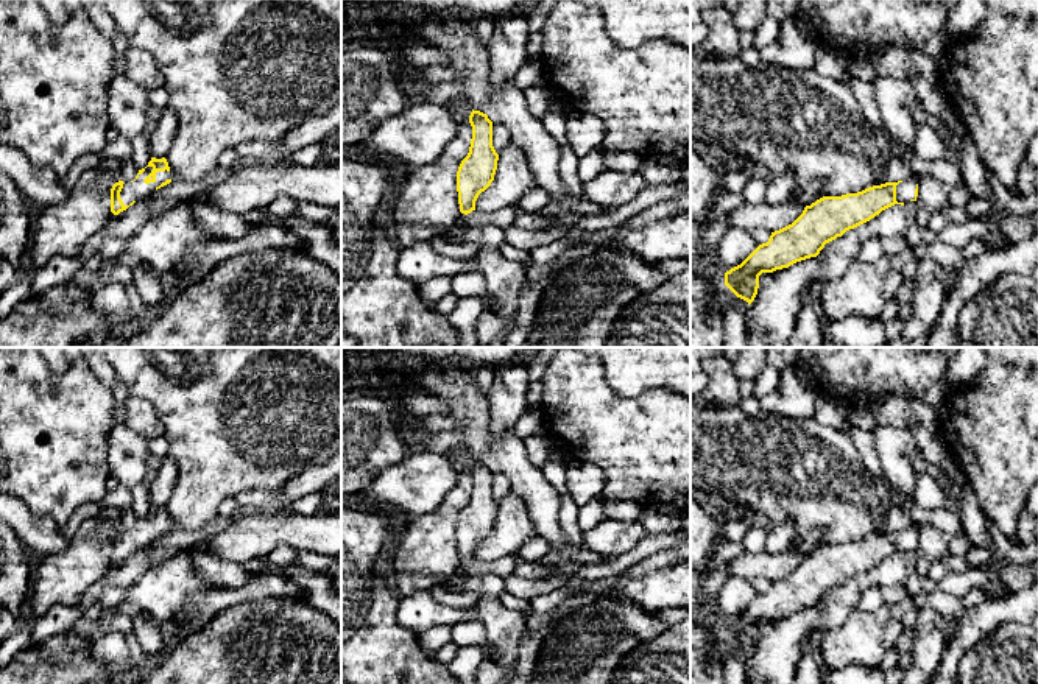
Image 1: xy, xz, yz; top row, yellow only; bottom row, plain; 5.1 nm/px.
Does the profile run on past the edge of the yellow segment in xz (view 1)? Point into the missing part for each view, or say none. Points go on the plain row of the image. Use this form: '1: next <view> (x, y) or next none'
1: next none

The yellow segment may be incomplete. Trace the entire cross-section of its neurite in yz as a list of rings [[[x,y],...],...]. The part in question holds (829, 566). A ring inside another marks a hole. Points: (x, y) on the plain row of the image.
[[[918,525],[885,531],[857,542],[823,545],[806,555],[789,575],[771,581],[740,614],[725,622],[725,634],[748,654],[759,637],[759,625],[817,606],[826,592],[842,586],[882,559],[906,550],[916,550]]]

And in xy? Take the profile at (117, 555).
[[[151,506],[148,514],[139,519],[131,531],[118,530],[111,538],[111,561],[118,564],[136,550],[147,547],[154,539],[171,531],[170,516],[165,506]]]

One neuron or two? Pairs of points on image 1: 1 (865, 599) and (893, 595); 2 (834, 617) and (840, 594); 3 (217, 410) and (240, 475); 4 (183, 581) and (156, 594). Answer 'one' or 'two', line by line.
1: one
2: one
3: one
4: one

